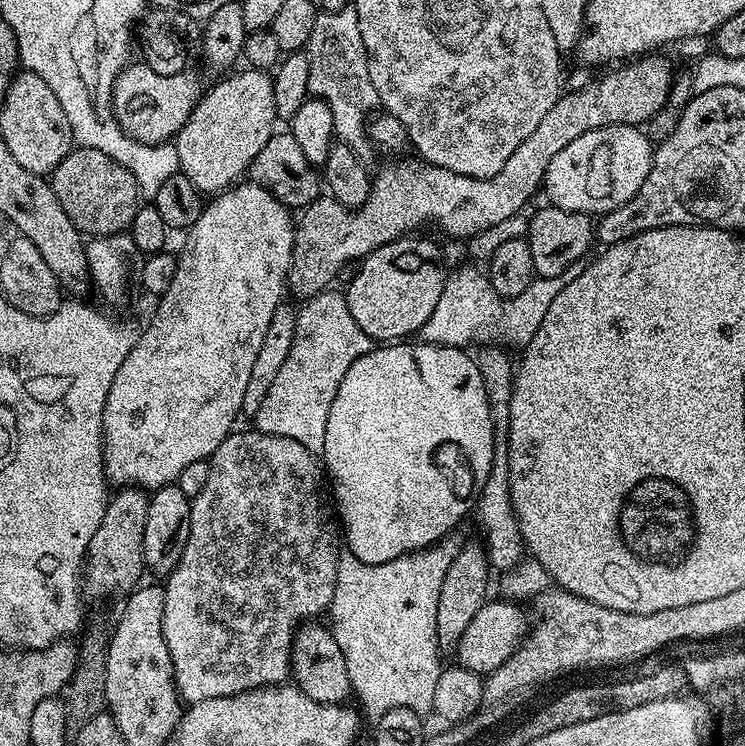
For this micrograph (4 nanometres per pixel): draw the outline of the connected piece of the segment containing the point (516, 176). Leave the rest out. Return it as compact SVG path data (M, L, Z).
M650 54L617 68L620 69L602 77L597 84L588 84L585 88L576 88L573 92L565 91L561 94L558 102L550 106L550 114L546 114L546 118L538 122L534 134L530 134L530 138L526 138L526 142L522 142L522 146L518 146L518 150L510 154L506 166L502 166L502 170L498 170L498 174L490 178L479 180L454 174L454 170L425 164L423 160L416 158L413 159L413 164L400 164L397 168L388 164L377 176L375 173L372 189L361 208L347 208L338 203L331 194L321 194L317 200L302 209L294 224L296 233L292 247L292 268L288 271L286 281L291 295L293 292L299 298L317 296L331 285L328 283L347 266L348 260L359 262L374 250L378 250L378 246L386 246L386 242L401 240L417 230L424 230L427 224L437 224L448 238L469 238L468 236L476 236L495 224L504 224L515 212L522 211L527 206L528 199L538 192L554 154L558 154L562 146L570 146L574 138L611 124L647 125L650 117L658 114L658 110L662 110L673 95L671 62L663 60L660 54Z

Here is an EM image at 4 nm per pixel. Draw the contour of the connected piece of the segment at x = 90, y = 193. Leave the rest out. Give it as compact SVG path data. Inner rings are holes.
M73 147L50 173L50 183L54 194L58 194L58 202L62 202L62 210L66 210L66 218L88 238L116 238L119 232L127 233L134 222L134 214L142 206L134 174L114 162L110 154L102 154L102 150Z

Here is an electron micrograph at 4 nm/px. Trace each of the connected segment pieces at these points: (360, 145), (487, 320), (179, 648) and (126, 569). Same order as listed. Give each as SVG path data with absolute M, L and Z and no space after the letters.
M349 4L340 11L317 13L313 33L304 51L310 62L309 95L327 102L334 117L333 135L339 143L350 146L364 168L371 169L375 151L367 135L367 120L368 114L379 107L380 99L370 79L368 56L358 29L355 5Z
M587 257L576 259L562 275L554 278L536 277L522 294L510 297L500 296L481 269L479 271L468 262L455 265L445 277L443 296L439 298L426 325L419 330L419 341L445 348L463 349L476 343L483 346L507 344L507 341L523 348L538 332L551 303L570 282L574 282L582 274L588 261Z
M233 430L228 433L222 446L214 450L208 465L210 475L206 486L202 486L202 494L191 497L190 538L186 538L186 550L182 550L178 566L174 566L163 585L164 611L160 614L162 634L166 638L166 646L172 659L172 679L176 681L176 690L181 701L189 705L202 702L206 698L239 696L241 692L250 692L254 688L285 683L292 671L292 639L296 636L296 629L301 624L319 617L316 616L319 612L327 613L332 607L336 564L342 555L342 525L326 487L326 476L322 471L321 461L317 453L306 450L302 442L294 442L294 438L282 438L274 434L262 434L255 430Z
M124 486L109 499L102 522L90 538L86 557L86 567L82 572L82 592L85 597L93 596L104 600L107 596L131 593L141 583L140 575L145 575L144 535L146 534L146 514L149 493L139 486Z

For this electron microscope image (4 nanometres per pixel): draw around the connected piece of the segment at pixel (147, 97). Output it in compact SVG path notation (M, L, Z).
M132 62L116 77L112 88L112 109L126 135L143 144L162 144L171 141L182 130L201 95L200 80L192 70L165 76L143 62Z

